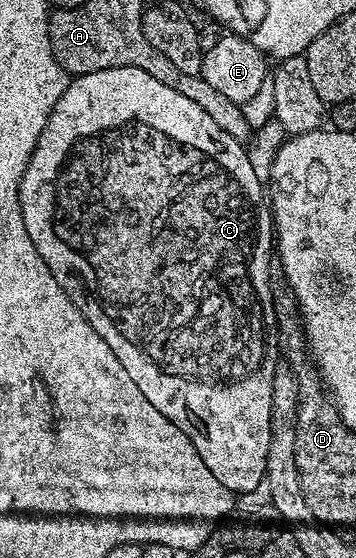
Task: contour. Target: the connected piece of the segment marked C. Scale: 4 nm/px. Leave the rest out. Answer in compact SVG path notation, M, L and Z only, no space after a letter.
M120 66L116 69L97 70L95 73L88 73L83 76L75 75L71 79L70 84L64 90L64 94L60 94L60 102L56 102L52 114L48 114L48 122L36 142L36 150L32 150L32 158L20 178L20 186L18 187L18 201L20 202L20 214L24 218L24 230L28 230L28 238L32 238L32 246L36 246L40 258L44 258L52 278L56 278L56 282L60 282L60 286L66 291L71 302L80 310L80 314L84 314L84 318L92 326L92 330L96 330L96 334L100 334L100 338L104 338L104 342L108 342L112 354L116 354L116 358L120 358L120 366L124 366L128 378L132 378L132 382L136 382L140 394L144 394L144 398L148 398L148 402L152 402L152 406L156 410L160 410L160 414L164 414L164 418L168 418L168 422L180 426L180 430L184 430L184 434L188 434L188 438L192 442L192 446L196 446L196 454L200 454L204 466L208 466L208 470L212 470L213 476L229 492L235 494L254 492L257 488L261 489L263 487L265 460L268 458L270 419L272 418L273 374L280 359L280 329L278 315L274 313L274 289L272 279L270 280L270 260L272 264L272 249L276 244L274 225L263 181L262 184L258 181L258 172L254 169L253 163L255 164L255 161L244 147L244 144L237 141L236 138L232 138L231 134L226 134L224 130L220 130L216 123L208 118L208 114L197 106L196 102L184 98L184 95L177 90L164 86L164 84L160 83L160 80L152 78L151 74L143 70L131 66Z

